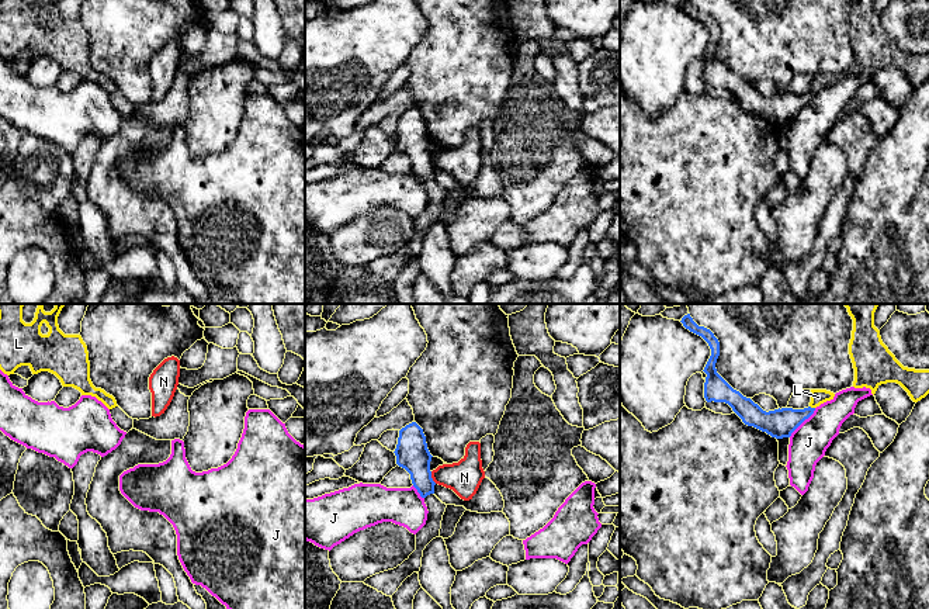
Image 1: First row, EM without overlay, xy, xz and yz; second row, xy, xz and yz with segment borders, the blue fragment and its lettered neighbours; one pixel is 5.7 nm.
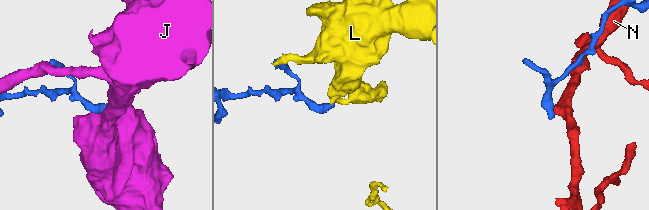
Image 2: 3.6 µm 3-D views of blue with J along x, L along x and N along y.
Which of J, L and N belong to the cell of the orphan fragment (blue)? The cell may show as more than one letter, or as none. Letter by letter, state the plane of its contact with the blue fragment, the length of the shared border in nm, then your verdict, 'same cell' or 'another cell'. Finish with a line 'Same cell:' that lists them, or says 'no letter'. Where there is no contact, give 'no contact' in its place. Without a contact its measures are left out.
J: meets blue in yz; contact 220 nm long; another cell
L: meets blue in yz; contact 40 nm long; another cell
N: meets blue in xz; contact 80 nm long; another cell
Same cell: no letter

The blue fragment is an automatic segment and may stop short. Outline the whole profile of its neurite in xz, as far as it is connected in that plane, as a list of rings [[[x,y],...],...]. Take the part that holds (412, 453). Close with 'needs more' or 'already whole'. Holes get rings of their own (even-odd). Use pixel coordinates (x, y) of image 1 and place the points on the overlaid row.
[[[412,422],[399,430],[395,449],[396,464],[410,474],[413,487],[424,499],[427,506],[426,525],[416,533],[416,550],[401,565],[375,574],[364,581],[365,585],[392,596],[402,582],[413,572],[420,571],[423,550],[436,537],[440,536],[441,520],[447,505],[434,495],[436,482],[431,478],[431,454],[427,449],[423,429]]]; needs more

